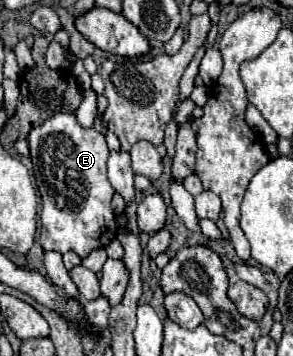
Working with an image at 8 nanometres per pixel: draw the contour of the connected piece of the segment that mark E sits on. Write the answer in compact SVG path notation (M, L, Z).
M60 112L36 126L30 136L30 158L42 194L40 244L46 252L76 252L86 258L96 248L106 248L118 234L118 220L112 208L114 188L106 176L108 146L104 134L82 128L74 114Z

